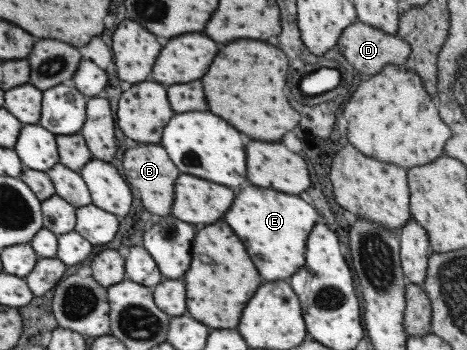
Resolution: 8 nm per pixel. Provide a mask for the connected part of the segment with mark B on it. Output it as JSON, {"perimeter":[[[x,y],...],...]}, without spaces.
{"perimeter":[[[141,145],[141,147],[127,149],[123,153],[121,169],[123,169],[123,177],[127,179],[127,183],[137,189],[145,211],[155,213],[155,215],[169,213],[171,201],[173,201],[173,181],[177,177],[177,169],[173,167],[173,163],[167,159],[165,151],[159,145]]]}

